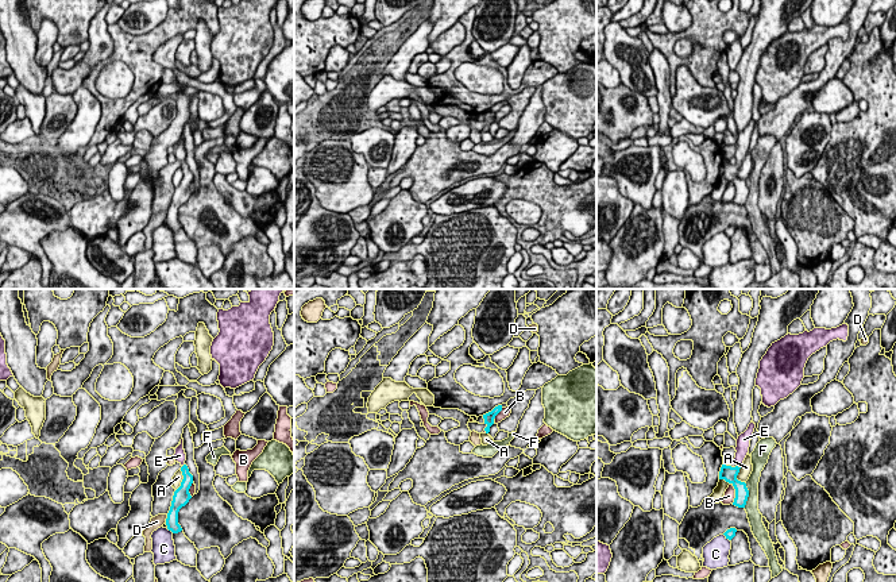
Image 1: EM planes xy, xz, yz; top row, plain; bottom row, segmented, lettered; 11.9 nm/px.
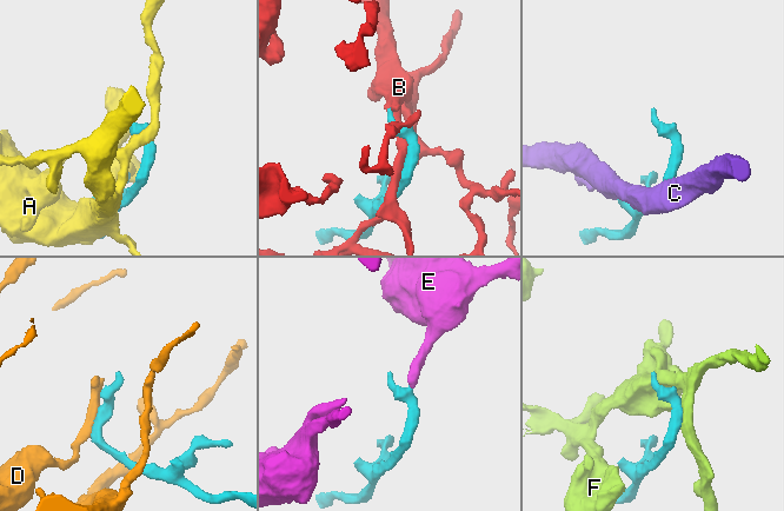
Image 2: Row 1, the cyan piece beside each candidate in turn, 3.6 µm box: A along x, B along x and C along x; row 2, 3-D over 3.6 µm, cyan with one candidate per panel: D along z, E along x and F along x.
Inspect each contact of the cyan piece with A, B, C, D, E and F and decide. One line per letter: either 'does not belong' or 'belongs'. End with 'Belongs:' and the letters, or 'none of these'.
A: does not belong
B: does not belong
C: does not belong
D: does not belong
E: belongs
F: does not belong
Belongs: E

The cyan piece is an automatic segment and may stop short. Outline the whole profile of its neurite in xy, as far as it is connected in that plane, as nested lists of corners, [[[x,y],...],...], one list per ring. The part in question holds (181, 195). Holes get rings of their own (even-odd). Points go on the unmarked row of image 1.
[[[186,162],[181,165],[181,169],[182,169],[184,177],[181,180],[181,184],[174,189],[171,204],[166,216],[167,227],[171,228],[173,231],[178,231],[182,228],[181,223],[178,221],[178,209],[192,196],[189,186],[193,181],[193,173],[189,170],[189,166]]]

